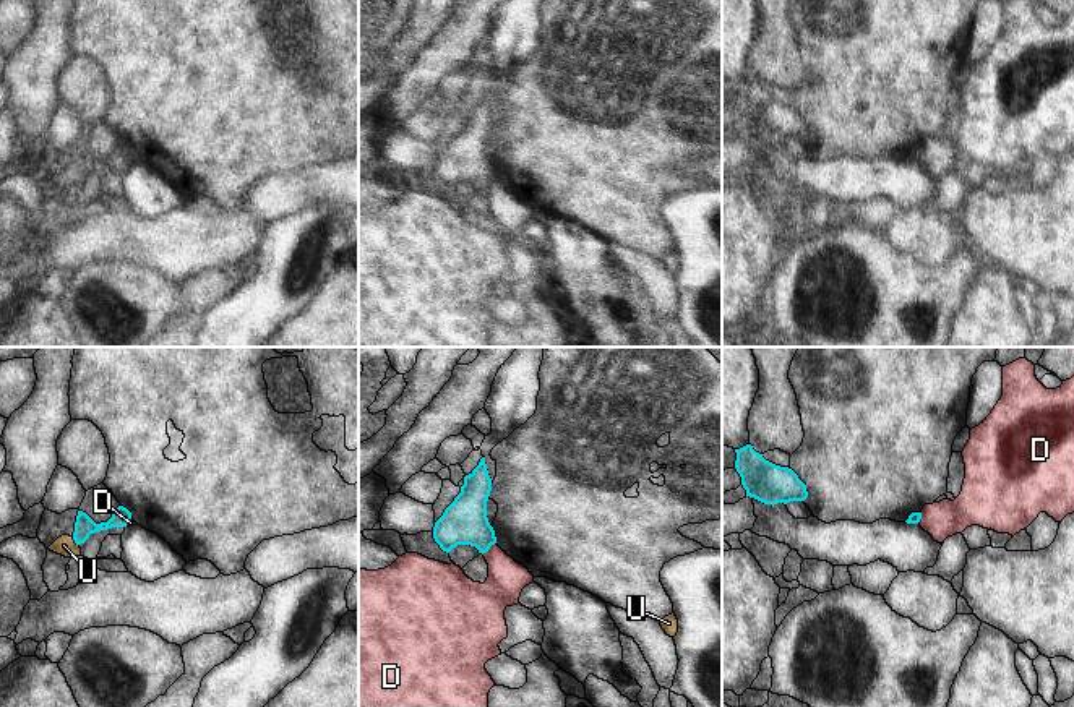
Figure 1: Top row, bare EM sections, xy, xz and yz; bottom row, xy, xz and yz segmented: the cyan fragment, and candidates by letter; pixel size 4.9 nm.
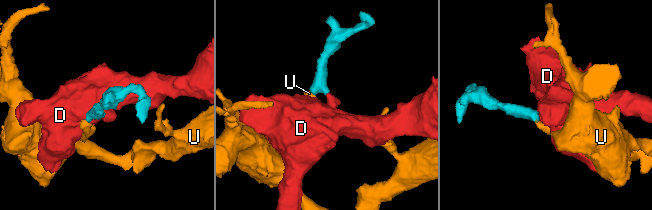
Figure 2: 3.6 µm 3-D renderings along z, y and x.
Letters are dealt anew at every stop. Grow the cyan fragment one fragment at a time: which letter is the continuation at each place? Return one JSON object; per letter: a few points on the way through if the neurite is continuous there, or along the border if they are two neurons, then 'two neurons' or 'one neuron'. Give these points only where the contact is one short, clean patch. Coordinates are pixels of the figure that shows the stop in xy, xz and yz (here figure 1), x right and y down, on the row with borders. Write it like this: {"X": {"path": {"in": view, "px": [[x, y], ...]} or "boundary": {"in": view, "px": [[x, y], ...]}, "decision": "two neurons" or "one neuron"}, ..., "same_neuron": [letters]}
{"D": {"boundary": {"in": "xz", "px": [[495, 542], [482, 553]]}, "decision": "two neurons"}, "U": {"path": {"in": "xy", "px": [[85, 526], [75, 542], [64, 545]]}, "decision": "one neuron"}, "same_neuron": ["U"]}

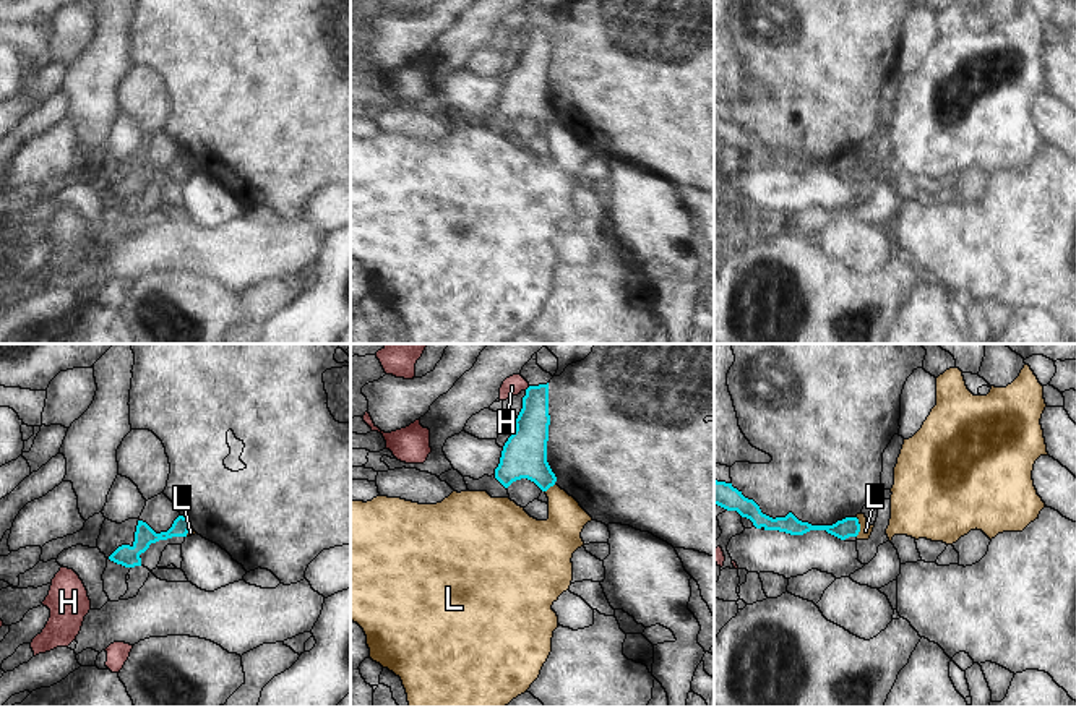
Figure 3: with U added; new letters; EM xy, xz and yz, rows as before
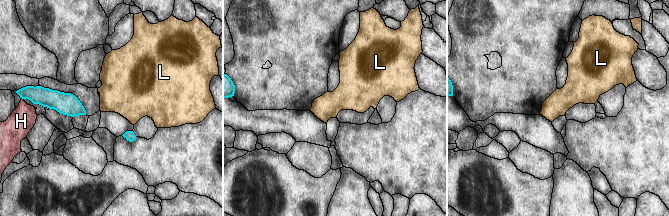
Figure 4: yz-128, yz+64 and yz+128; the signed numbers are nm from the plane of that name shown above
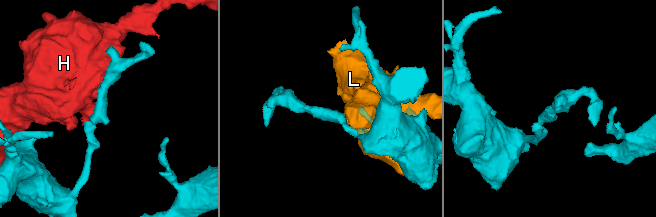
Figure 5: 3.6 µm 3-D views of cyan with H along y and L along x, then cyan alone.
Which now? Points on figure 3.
{"H": {"boundary": {"in": "xz", "px": [[529, 386], [525, 389]]}, "decision": "two neurons"}, "L": {"decision": "two neurons"}, "same_neuron": []}

